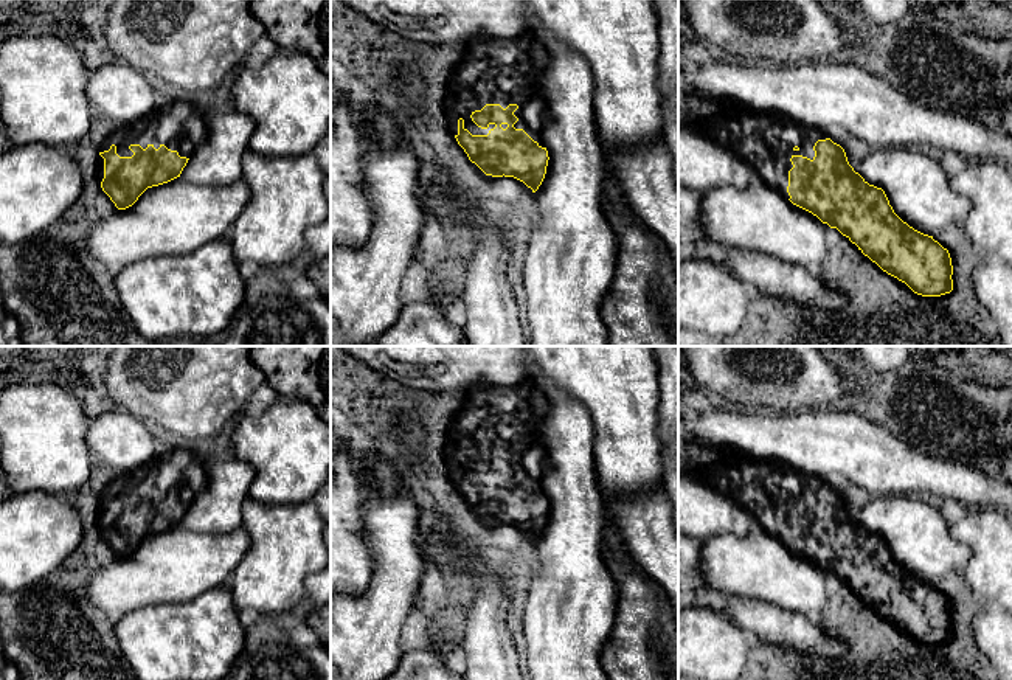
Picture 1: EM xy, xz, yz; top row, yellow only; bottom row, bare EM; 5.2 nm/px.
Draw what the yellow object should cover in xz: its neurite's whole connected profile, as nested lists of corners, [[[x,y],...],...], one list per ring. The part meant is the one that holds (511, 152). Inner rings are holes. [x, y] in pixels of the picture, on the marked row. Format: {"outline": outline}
{"outline": [[[531,36],[480,39],[463,50],[444,98],[452,135],[469,160],[486,175],[514,177],[535,193],[542,185],[548,151],[542,141],[548,123],[539,75],[548,67],[548,53]]]}

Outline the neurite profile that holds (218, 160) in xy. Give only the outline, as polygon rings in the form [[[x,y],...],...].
[[[236,109],[220,115],[208,113],[208,135],[189,157],[180,179],[210,186],[241,180],[242,158],[253,132],[253,120]]]

